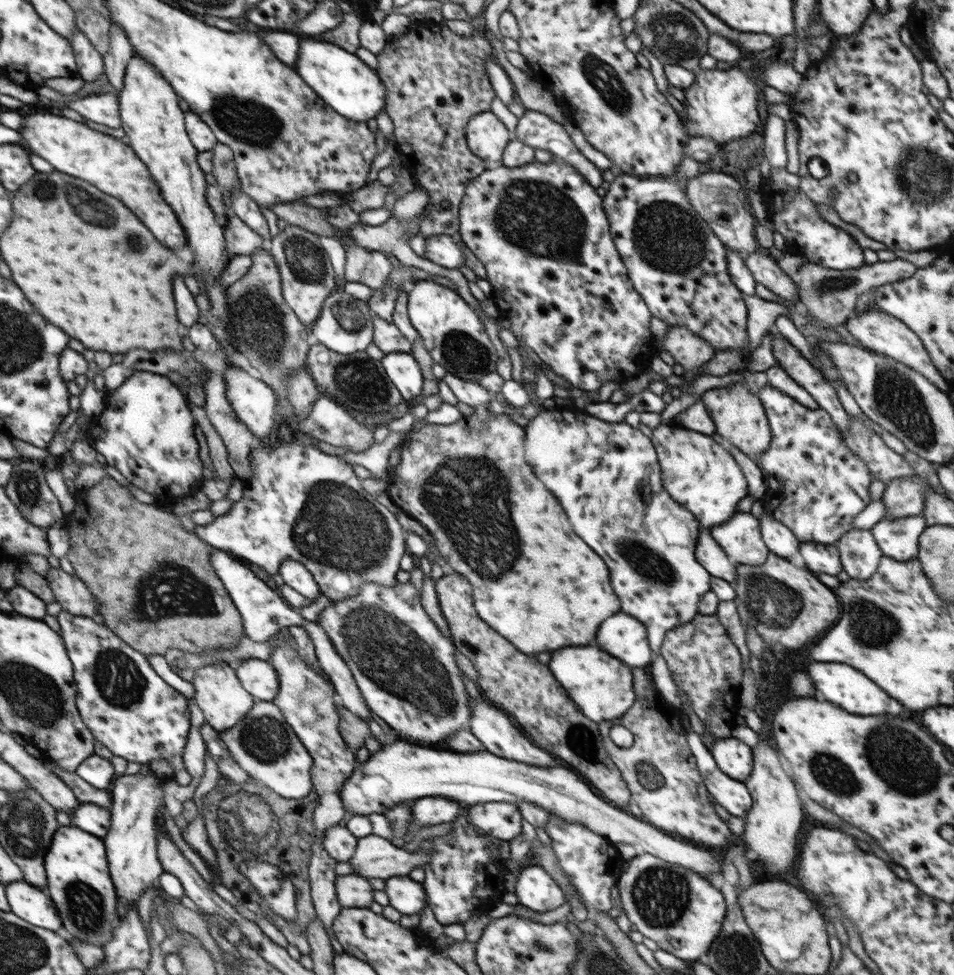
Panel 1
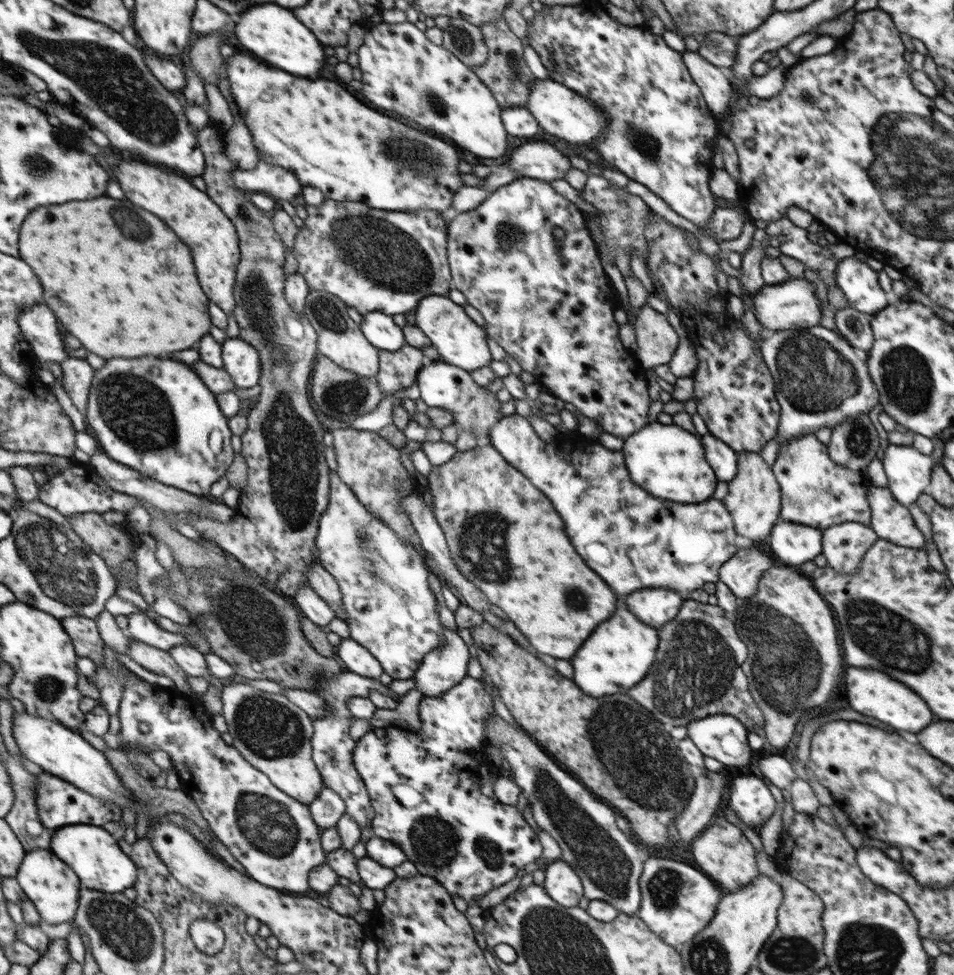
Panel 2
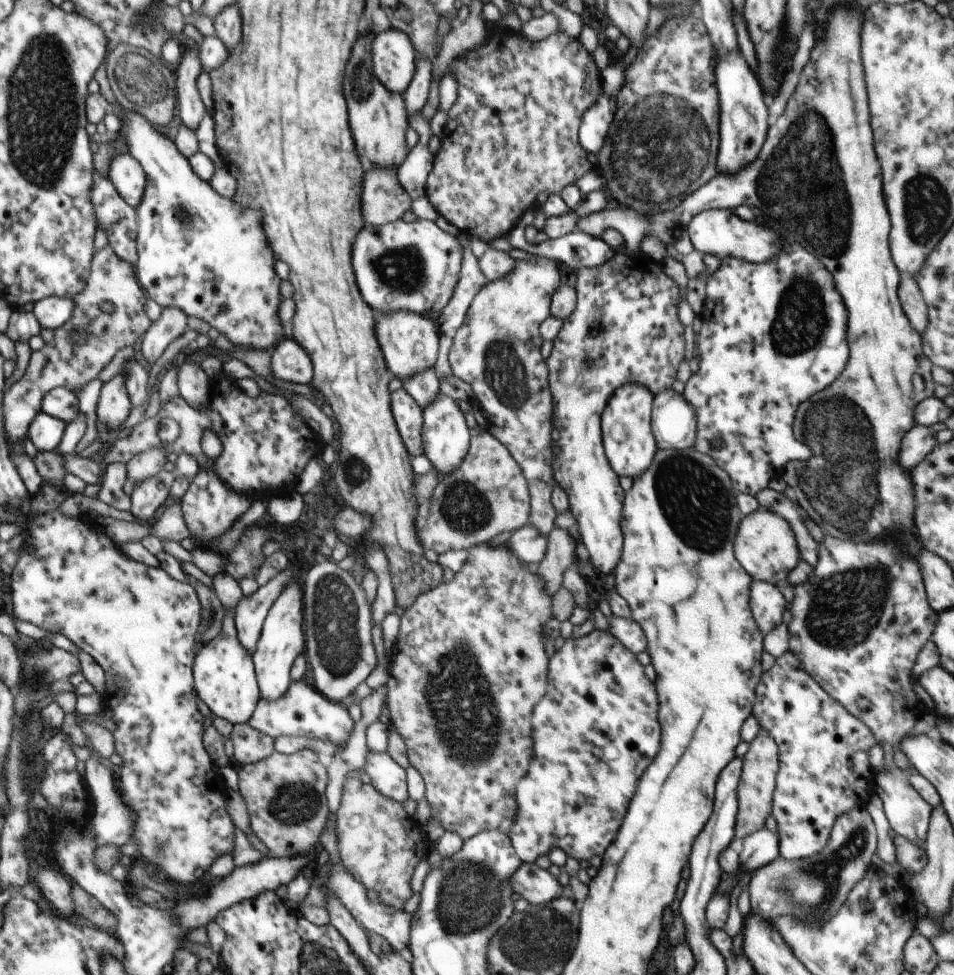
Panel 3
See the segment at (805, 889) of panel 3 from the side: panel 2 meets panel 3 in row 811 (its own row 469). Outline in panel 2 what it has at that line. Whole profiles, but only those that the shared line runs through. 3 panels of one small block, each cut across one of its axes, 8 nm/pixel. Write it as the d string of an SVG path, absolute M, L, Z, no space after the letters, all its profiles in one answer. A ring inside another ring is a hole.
M869 414L848 418L832 428L828 454L834 463L866 477L870 461L880 447L878 432Z

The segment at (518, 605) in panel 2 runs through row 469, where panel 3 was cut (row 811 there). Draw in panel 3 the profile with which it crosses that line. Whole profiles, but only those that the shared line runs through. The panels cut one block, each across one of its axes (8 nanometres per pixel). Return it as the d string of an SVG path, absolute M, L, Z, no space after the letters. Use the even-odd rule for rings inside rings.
M488 542L483 546L476 546L468 554L466 564L454 574L454 579L439 584L436 588L422 593L412 606L403 610L400 617L398 640L389 660L389 681L386 705L390 711L390 726L402 736L407 746L408 760L412 767L420 773L425 782L425 799L432 810L434 820L448 832L456 832L463 842L470 840L482 830L498 830L508 836L510 828L516 822L516 800L514 790L520 780L528 774L530 761L534 756L534 740L532 738L532 712L536 705L544 698L548 686L549 658L544 650L544 626L554 623L552 619L552 599L546 592L544 580L538 574L524 569L524 562L518 560L510 548L505 544L492 547Z

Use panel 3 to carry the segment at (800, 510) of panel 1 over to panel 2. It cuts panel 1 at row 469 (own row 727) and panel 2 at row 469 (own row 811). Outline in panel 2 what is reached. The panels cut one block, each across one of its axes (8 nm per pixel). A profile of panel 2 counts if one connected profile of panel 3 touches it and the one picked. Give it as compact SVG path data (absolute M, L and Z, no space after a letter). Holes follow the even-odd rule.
M817 437L782 443L771 469L781 490L781 511L777 522L794 522L821 531L843 522L870 526L871 508L866 492L871 484L864 475L834 463L828 447Z

